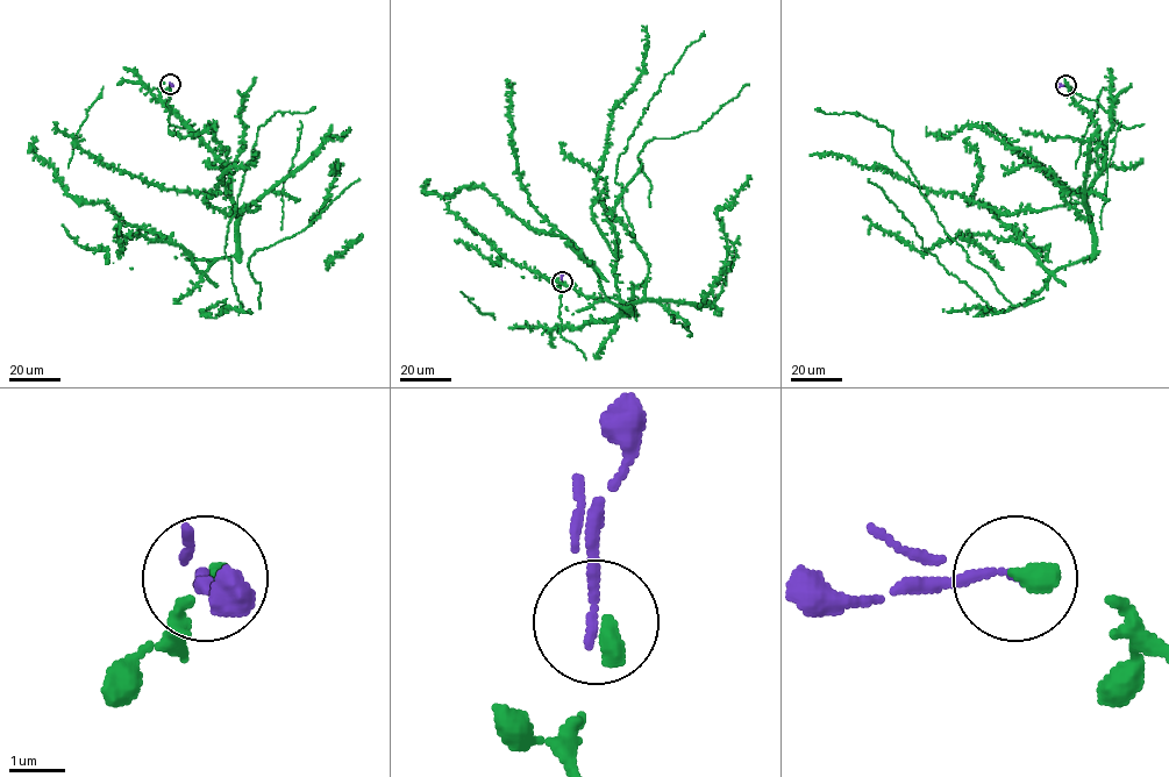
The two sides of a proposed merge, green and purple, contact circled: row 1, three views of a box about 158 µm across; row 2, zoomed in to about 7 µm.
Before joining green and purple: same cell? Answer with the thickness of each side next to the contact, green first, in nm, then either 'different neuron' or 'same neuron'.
calibres 360 and 170 nm; same neuron

